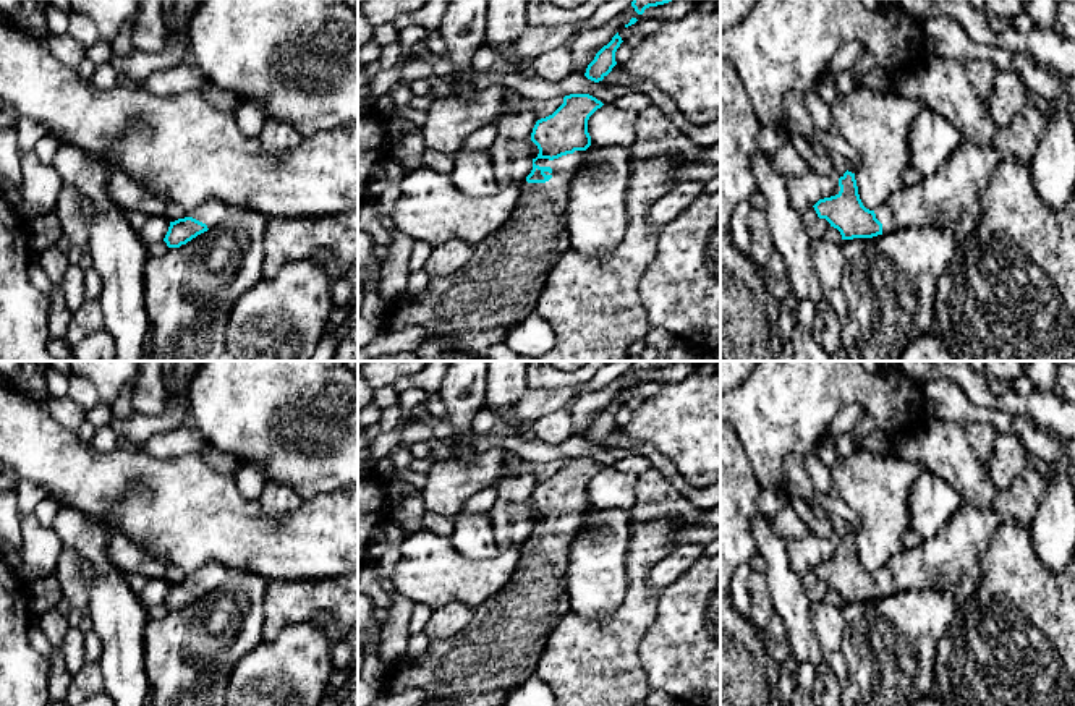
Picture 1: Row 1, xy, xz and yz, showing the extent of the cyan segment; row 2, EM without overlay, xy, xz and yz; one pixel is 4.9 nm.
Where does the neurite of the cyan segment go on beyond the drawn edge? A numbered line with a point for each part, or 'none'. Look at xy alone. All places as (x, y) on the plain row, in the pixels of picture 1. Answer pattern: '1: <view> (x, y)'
1: xy (212, 575)

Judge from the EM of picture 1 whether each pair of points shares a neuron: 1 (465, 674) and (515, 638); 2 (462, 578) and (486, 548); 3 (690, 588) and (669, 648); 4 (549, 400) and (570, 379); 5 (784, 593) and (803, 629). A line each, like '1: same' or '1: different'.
1: same
2: different
3: same
4: different
5: same

